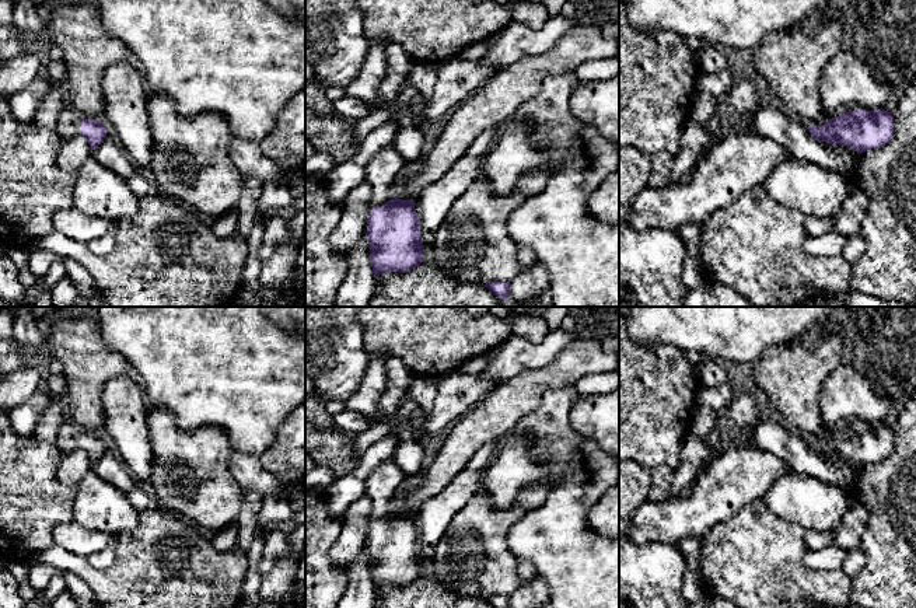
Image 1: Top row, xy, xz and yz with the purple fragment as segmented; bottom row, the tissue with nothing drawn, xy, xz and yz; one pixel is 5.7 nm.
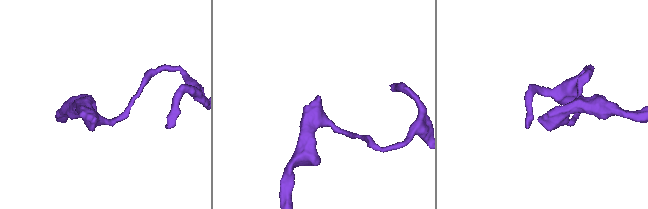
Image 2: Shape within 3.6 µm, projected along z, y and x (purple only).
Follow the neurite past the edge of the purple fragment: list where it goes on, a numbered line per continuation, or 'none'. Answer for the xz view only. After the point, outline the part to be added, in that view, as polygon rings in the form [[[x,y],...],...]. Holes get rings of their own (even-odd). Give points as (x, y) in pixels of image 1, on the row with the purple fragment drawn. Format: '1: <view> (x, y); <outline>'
1: xz (384, 171); [[[385,147],[366,167],[366,181],[373,188],[371,206],[387,205],[395,196],[395,186],[403,179],[406,160],[394,148]]]

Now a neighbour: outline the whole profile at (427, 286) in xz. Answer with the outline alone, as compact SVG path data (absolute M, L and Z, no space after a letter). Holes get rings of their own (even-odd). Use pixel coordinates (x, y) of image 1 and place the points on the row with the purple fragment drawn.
M420 263L406 273L382 272L368 307L507 307L485 286L462 283Z

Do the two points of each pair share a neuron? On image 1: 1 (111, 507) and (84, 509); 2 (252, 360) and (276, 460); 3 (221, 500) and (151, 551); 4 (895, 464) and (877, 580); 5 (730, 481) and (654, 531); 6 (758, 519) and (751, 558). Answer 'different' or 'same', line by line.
1: same
2: different
3: different
4: same
5: same
6: same

